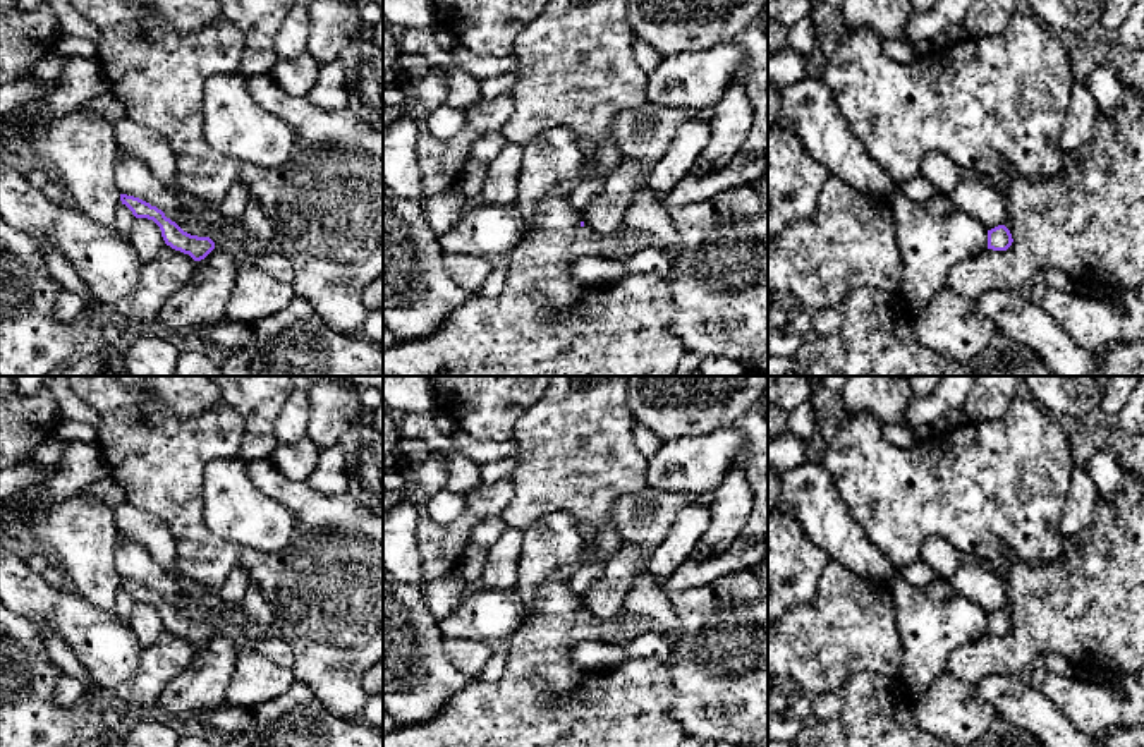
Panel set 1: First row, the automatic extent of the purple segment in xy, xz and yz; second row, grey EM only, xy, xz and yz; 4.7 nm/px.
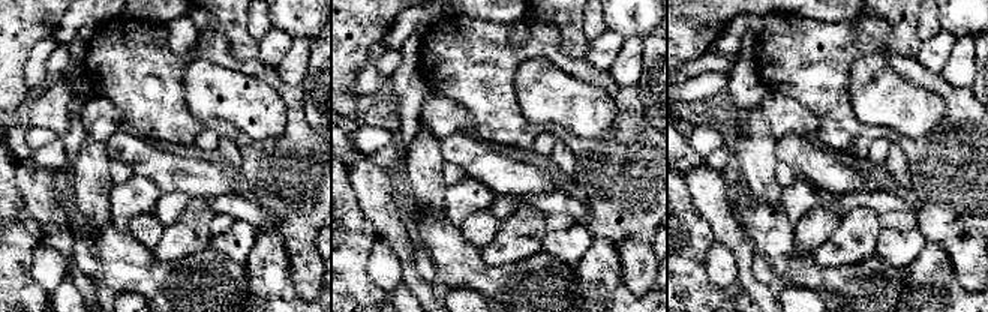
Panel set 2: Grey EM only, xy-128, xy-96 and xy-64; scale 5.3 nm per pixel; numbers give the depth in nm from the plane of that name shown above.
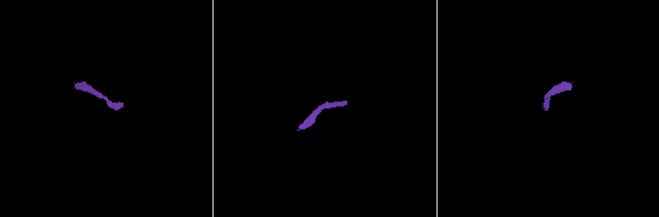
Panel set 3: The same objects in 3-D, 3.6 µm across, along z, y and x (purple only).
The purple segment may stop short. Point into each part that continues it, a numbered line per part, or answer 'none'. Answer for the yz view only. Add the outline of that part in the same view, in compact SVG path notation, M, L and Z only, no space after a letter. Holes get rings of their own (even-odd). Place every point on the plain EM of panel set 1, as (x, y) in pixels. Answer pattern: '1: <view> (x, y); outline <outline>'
none

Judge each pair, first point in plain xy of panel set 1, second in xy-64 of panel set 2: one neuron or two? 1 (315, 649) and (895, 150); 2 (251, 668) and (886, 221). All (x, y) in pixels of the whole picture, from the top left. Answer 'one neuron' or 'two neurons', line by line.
1: two neurons
2: two neurons

